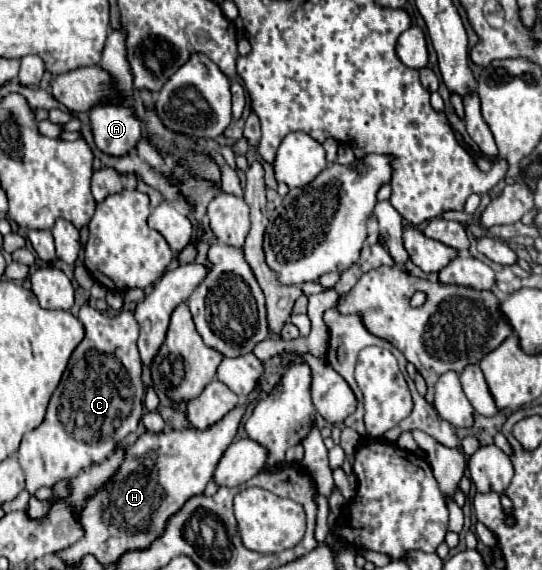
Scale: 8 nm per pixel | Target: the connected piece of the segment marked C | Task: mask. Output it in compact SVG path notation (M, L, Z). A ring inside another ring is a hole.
M81 306L77 318L85 328L85 338L71 354L69 366L51 396L45 420L23 436L17 450L29 492L41 486L51 488L105 460L121 440L137 430L143 416L145 386L141 380L141 358L137 352L139 324L135 316L123 310L115 318L107 318L97 308ZM101 428L113 428L113 438L99 434L97 430Z

